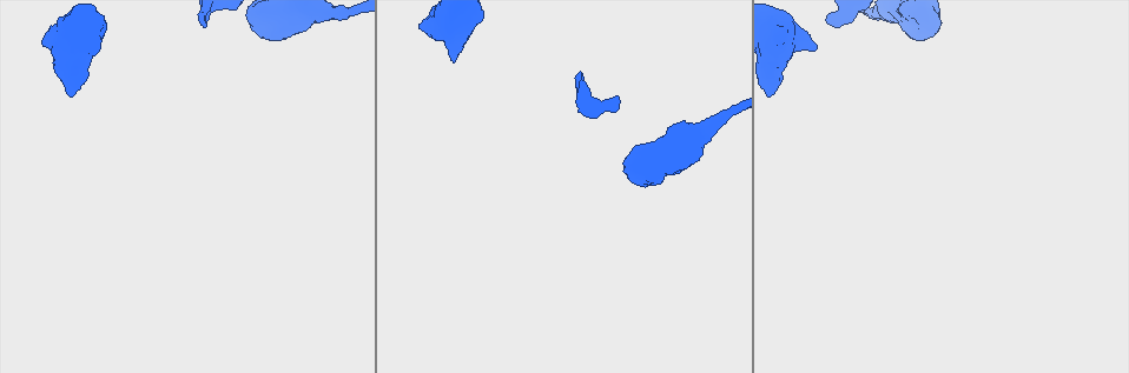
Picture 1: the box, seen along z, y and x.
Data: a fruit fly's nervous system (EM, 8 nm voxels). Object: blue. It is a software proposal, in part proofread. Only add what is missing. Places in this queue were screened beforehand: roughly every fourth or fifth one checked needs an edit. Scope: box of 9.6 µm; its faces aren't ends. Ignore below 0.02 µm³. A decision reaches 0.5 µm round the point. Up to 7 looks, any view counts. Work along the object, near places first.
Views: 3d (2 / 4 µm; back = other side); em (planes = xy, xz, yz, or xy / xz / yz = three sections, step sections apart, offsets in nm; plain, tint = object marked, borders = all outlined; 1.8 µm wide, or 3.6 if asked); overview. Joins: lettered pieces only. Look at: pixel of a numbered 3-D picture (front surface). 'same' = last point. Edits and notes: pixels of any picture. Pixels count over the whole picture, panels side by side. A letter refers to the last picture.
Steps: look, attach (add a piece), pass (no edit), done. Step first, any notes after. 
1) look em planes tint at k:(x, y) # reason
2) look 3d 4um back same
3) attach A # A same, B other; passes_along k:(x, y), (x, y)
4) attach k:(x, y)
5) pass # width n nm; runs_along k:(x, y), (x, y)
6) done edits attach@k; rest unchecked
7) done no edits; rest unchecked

look em 3.6um xy step 8 tint at 1:(929, 24) # stops while still wide

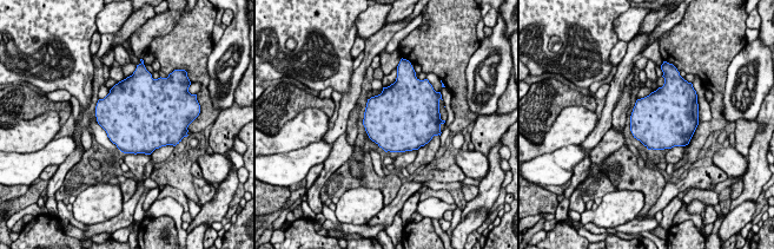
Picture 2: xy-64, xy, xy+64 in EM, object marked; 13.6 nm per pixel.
look em 3.6um planes borders same

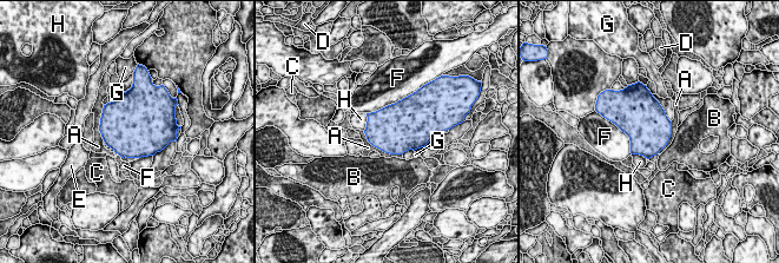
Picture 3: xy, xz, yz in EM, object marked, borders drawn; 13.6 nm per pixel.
pass # A other, B other, C other, D other, E other, F other, G other, H other; border 3:(363, 131), (373, 145), (402, 155); none of them fits

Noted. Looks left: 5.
look em xy step 8 borders at 1:(816, 50) # thick end

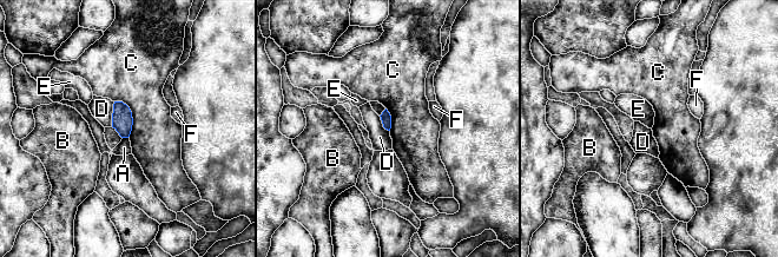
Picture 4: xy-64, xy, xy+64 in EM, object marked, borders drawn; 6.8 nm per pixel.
pass # A other, B other, C other, D other, E other, F other; no lettered piece goes on from it

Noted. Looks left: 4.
look em planes plain at 1:(581, 75) # an open end

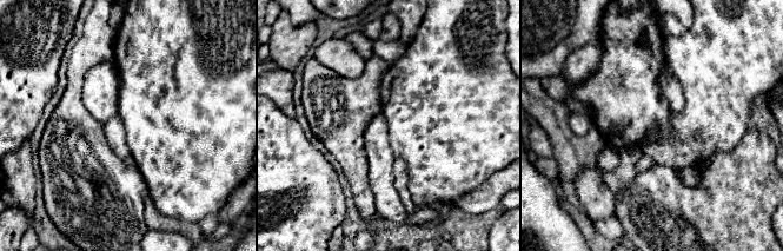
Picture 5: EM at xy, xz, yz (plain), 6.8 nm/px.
look em planes borders same

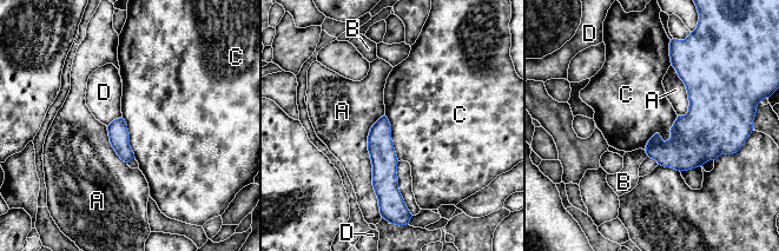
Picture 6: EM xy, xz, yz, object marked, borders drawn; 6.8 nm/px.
pass # A other, B other, C other, D other; border 6:(678, 116), (645, 150); no lettered piece goes on from it

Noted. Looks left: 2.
done no edits; rest unchecked

